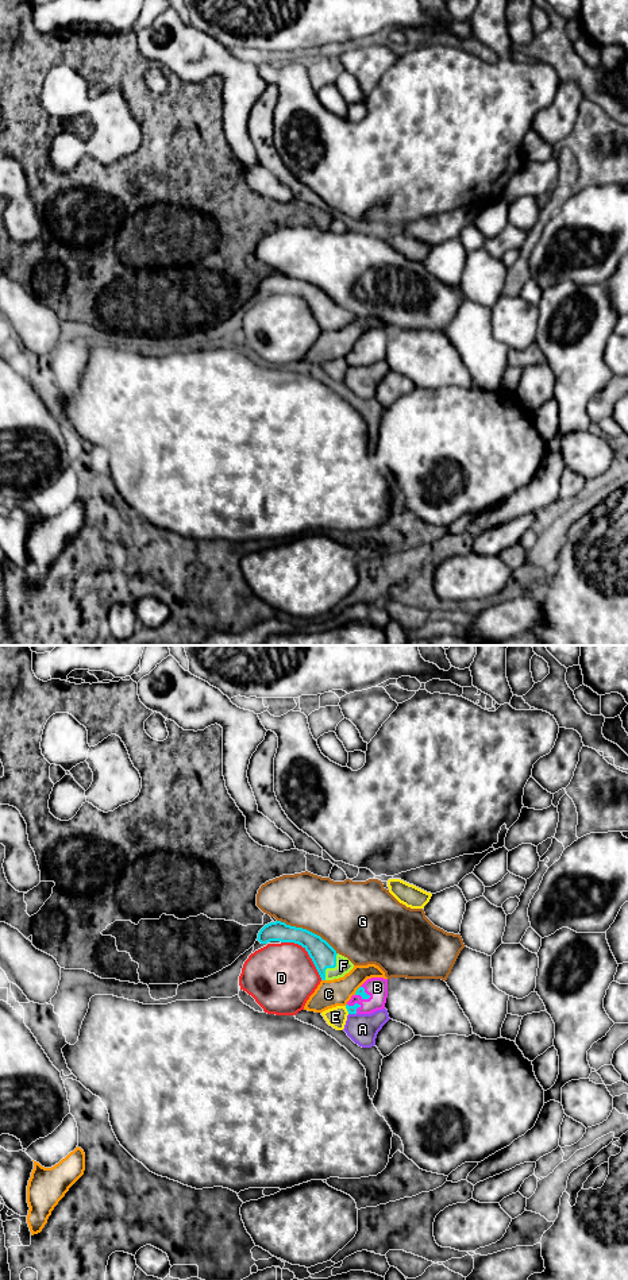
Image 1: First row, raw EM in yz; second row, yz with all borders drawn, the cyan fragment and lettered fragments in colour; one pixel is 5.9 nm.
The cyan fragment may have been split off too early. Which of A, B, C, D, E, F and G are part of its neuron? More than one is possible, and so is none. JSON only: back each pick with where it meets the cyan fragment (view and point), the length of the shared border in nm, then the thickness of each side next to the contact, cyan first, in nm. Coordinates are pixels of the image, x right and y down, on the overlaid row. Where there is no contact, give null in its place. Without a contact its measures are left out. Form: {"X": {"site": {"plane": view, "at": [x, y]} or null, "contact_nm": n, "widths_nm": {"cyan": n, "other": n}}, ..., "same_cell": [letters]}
{"B": {"site": {"plane": "yz", "at": [365, 993]}, "contact_nm": 100, "widths_nm": {"cyan": 50, "other": 130}}, "F": {"site": {"plane": "yz", "at": [331, 967]}, "contact_nm": 180, "widths_nm": {"cyan": 150, "other": 100}}, "same_cell": ["B", "F"]}

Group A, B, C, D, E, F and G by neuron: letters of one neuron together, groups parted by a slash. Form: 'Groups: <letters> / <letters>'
Groups: A E / B F / C / D / G

